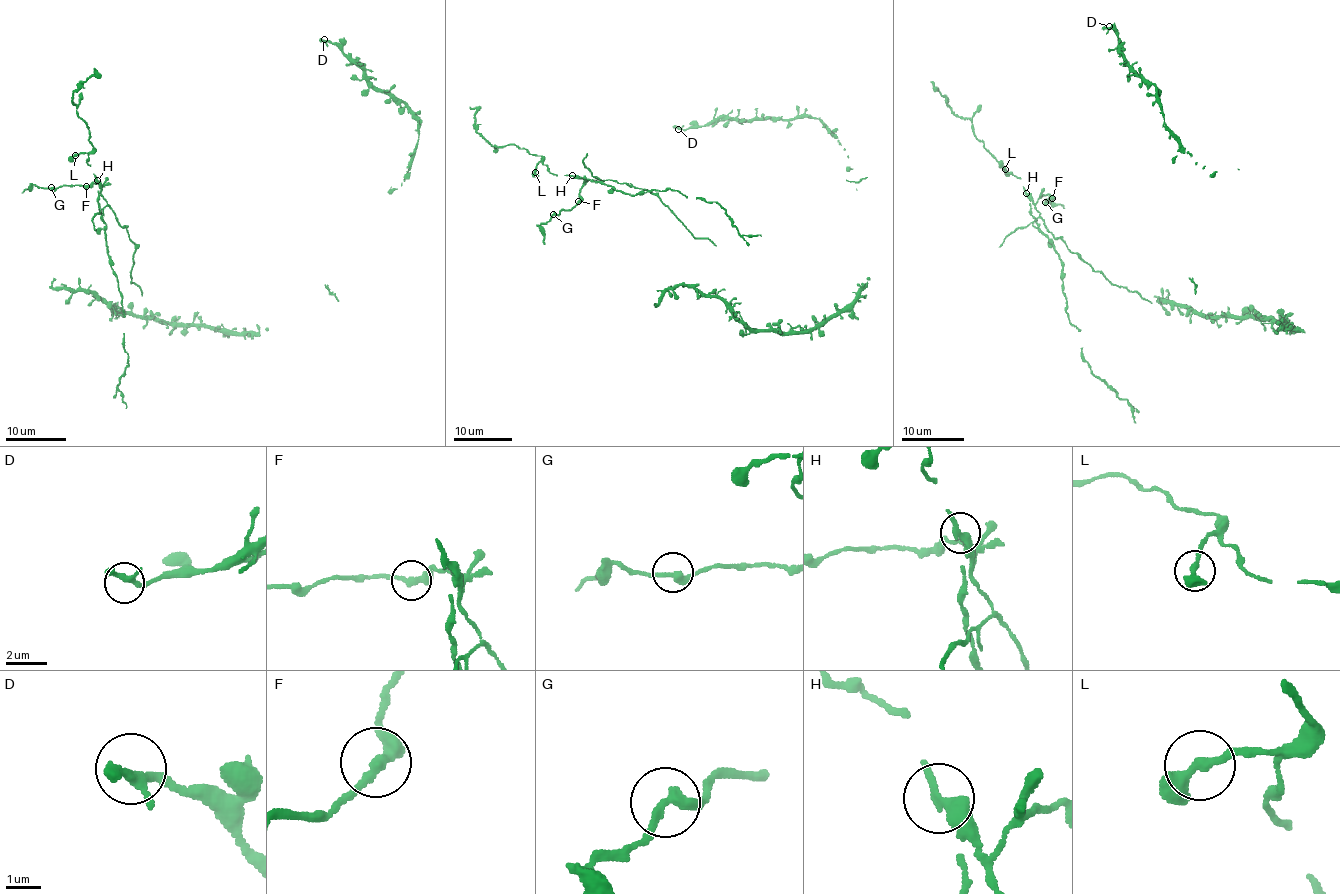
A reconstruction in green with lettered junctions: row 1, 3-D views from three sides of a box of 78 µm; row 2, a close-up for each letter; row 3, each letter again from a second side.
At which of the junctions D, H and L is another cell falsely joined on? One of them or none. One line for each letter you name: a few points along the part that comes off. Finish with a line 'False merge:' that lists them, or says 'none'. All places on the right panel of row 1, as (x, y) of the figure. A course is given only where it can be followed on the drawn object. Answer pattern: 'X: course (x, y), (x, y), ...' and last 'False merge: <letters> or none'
H: course (1026, 193), (1047, 229), (1060, 238), (1069, 250), (1119, 286), (1152, 303)
False merge: H

